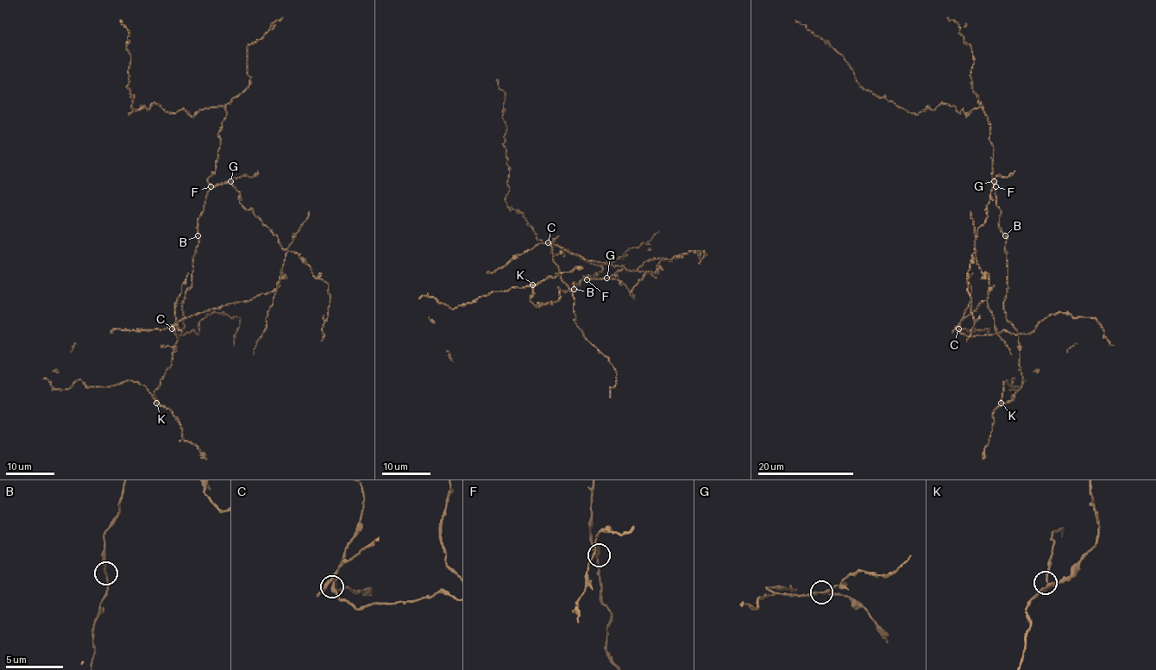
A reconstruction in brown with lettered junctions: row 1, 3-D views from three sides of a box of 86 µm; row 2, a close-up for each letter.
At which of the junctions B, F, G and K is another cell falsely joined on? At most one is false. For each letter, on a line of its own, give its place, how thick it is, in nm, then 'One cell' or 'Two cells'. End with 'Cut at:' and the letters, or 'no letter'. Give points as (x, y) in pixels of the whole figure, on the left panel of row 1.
B: Place: (197, 235). Thickness 190 nm. One cell
F: Place: (210, 186). Thickness 180 nm. One cell
G: Place: (230, 181). Thickness 170 nm. Two cells
K: Place: (156, 403). Thickness 240 nm. One cell
Cut at: G

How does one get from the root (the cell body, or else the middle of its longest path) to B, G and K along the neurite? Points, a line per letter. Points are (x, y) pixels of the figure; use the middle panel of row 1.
B: (596, 279), (581, 279), (579, 284), (573, 283), (574, 289)
G: (596, 279), (606, 278)
K: (596, 279), (573, 283), (574, 291), (569, 291), (559, 288), (556, 301), (541, 306), (530, 300), (532, 284)

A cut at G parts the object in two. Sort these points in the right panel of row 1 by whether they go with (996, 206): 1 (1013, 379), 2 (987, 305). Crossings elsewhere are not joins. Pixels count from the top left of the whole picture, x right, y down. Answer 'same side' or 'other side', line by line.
1: same side
2: other side

